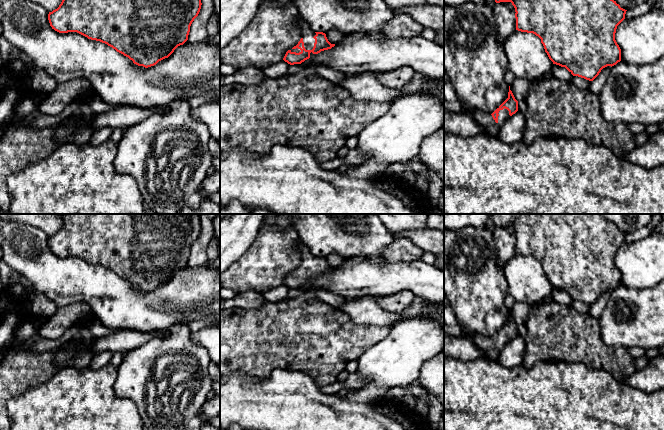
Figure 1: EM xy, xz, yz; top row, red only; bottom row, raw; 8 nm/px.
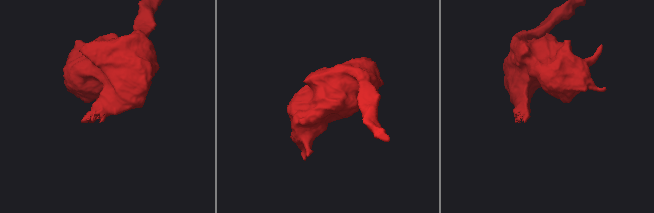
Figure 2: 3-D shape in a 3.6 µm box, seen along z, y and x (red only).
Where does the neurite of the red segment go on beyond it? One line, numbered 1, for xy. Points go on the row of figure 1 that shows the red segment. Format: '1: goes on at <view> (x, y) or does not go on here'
1: does not go on here

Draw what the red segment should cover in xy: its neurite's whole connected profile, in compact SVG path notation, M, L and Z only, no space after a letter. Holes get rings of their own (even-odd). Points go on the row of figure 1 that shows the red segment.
M62 0L57 9L49 12L48 20L52 29L59 33L77 32L88 39L100 41L128 57L134 64L148 68L168 58L178 46L183 45L188 40L190 26L198 16L201 5L201 0Z

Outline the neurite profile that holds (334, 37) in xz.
M330 30L325 34L328 41L331 44L335 44L335 45L338 44L344 38L344 35L340 31L337 31L337 30Z

